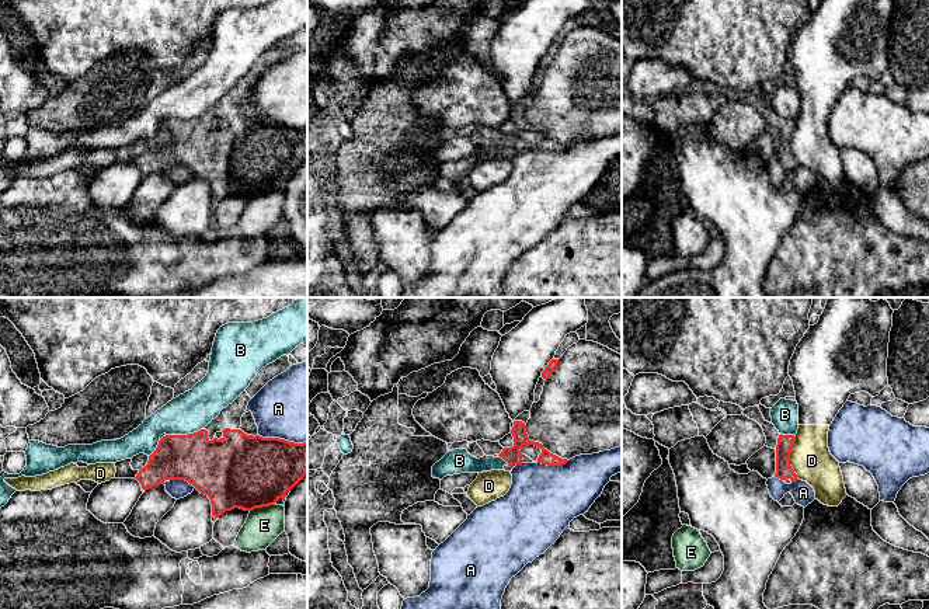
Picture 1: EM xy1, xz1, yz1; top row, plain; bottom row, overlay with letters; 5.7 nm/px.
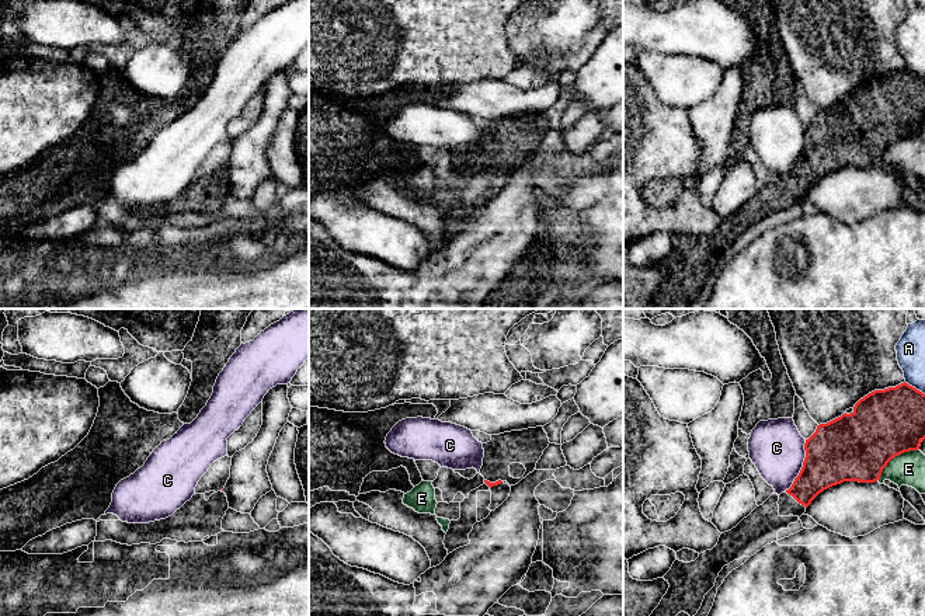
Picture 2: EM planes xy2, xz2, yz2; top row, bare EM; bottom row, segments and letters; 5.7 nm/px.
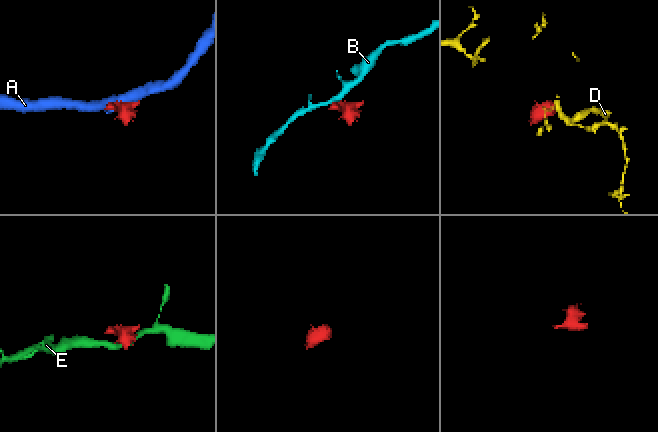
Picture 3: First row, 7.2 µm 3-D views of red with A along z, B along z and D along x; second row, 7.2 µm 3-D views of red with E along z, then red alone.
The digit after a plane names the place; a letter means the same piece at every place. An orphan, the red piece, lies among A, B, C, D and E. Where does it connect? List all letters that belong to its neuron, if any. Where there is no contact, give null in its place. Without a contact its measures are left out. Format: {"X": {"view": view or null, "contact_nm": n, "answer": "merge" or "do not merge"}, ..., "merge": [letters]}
{"A": {"view": "xy1", "contact_nm": 280, "answer": "do not merge"}, "B": {"view": "xy1", "contact_nm": 220, "answer": "do not merge"}, "C": {"view": "yz2", "contact_nm": 320, "answer": "do not merge"}, "D": {"view": "yz1", "contact_nm": 260, "answer": "do not merge"}, "E": {"view": "yz2", "contact_nm": 320, "answer": "do not merge"}, "merge": []}

